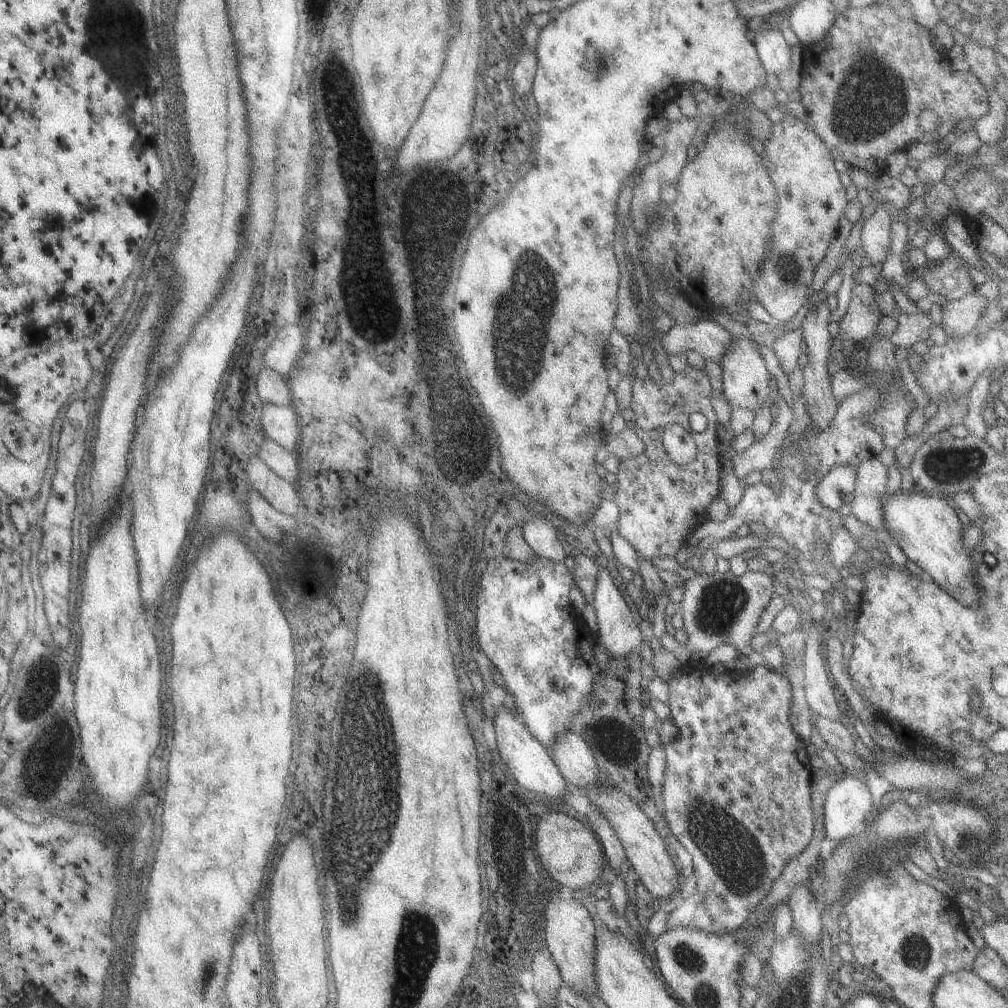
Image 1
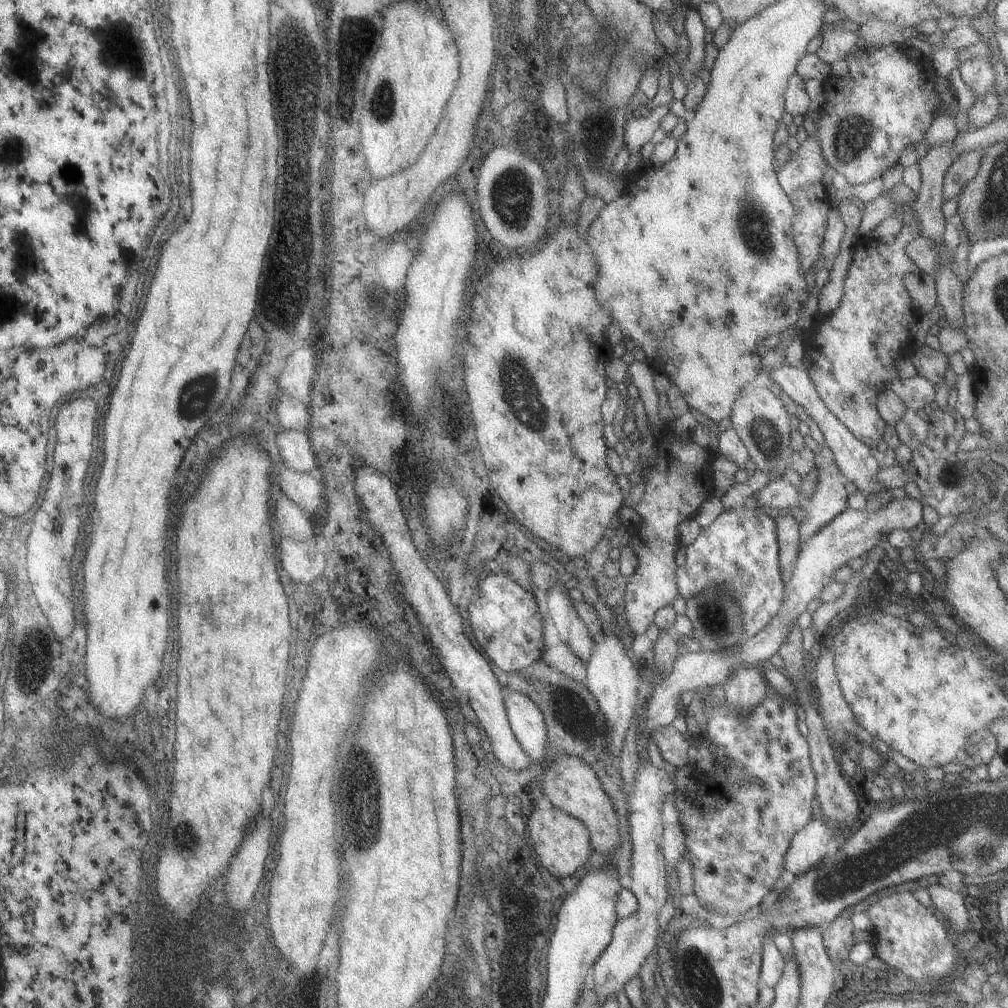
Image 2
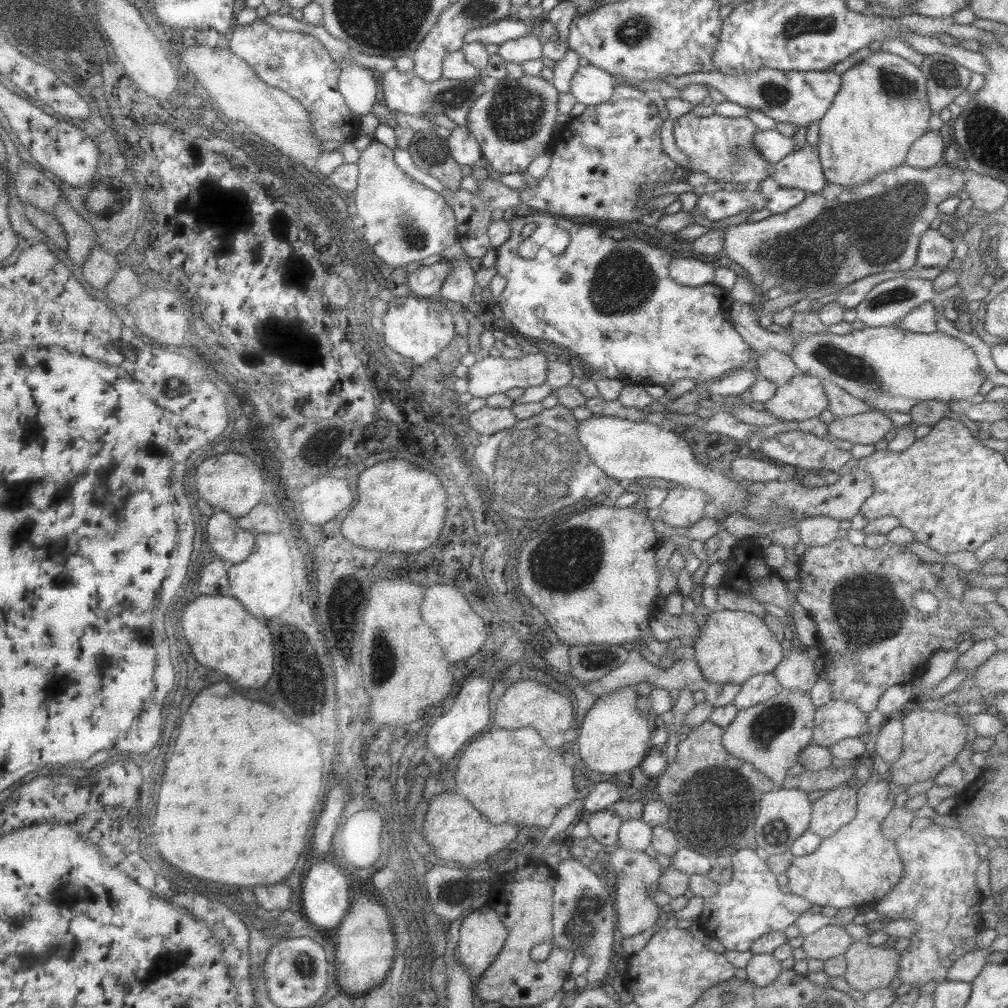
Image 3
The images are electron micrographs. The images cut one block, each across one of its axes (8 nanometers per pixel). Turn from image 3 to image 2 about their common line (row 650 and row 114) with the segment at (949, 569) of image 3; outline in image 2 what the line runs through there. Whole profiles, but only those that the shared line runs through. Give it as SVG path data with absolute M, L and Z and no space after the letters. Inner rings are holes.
M892 43L881 47L863 49L856 46L854 50L845 56L845 60L848 63L850 74L844 77L836 77L834 75L828 76L823 82L823 95L825 96L823 105L820 106L821 118L818 138L820 146L822 148L823 157L825 162L834 168L835 172L840 172L846 177L848 186L857 185L860 183L870 182L876 177L880 177L888 168L899 162L901 152L909 146L915 145L917 142L923 140L926 131L930 128L934 117L942 111L941 108L946 108L944 101L941 100L940 94L935 89L935 82L937 74L935 70L927 65L927 62L923 60L913 61L910 60L906 54L906 48L903 44Z

